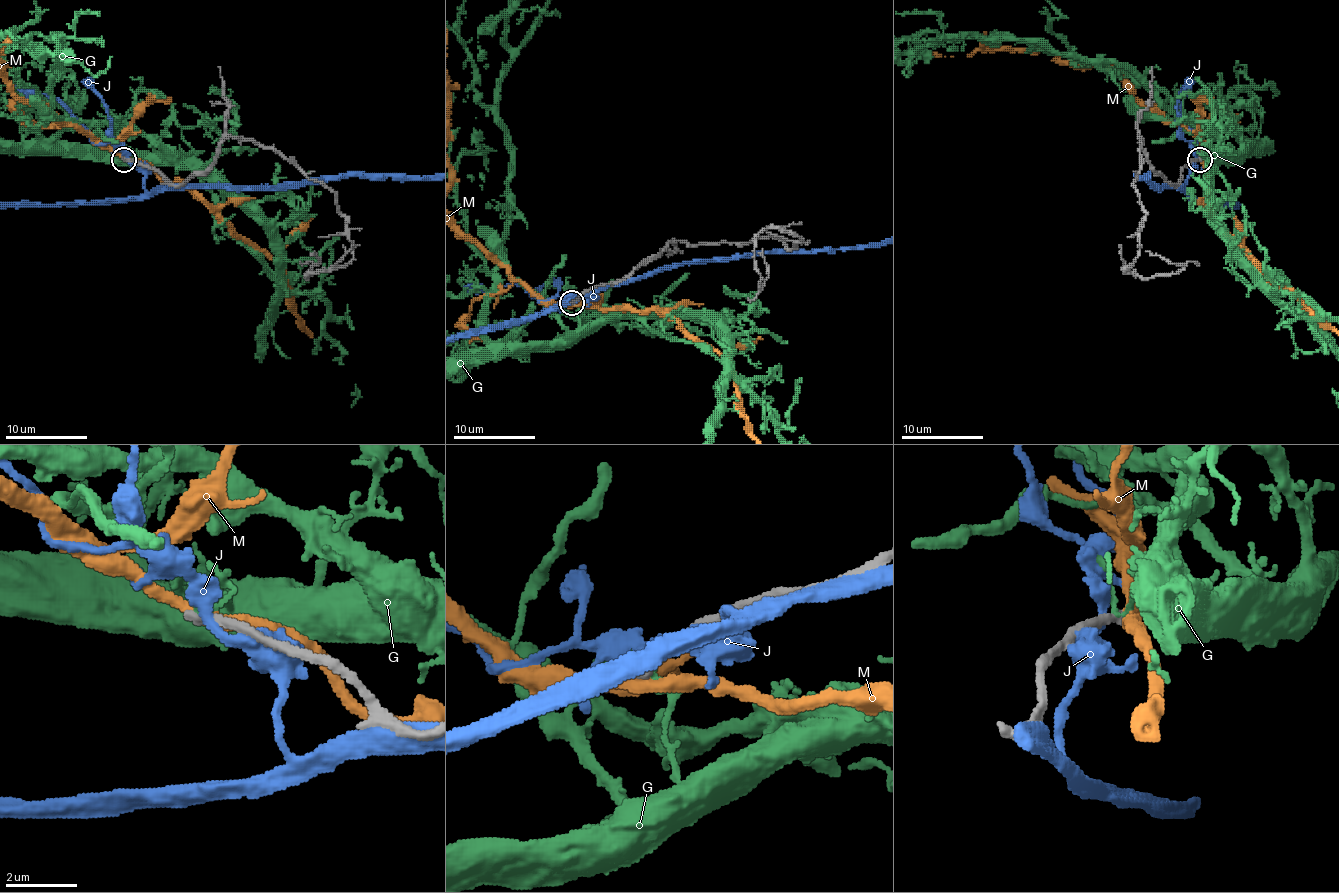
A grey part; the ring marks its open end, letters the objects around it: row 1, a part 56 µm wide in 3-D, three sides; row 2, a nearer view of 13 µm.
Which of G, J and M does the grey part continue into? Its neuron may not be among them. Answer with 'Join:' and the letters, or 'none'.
Join: none

